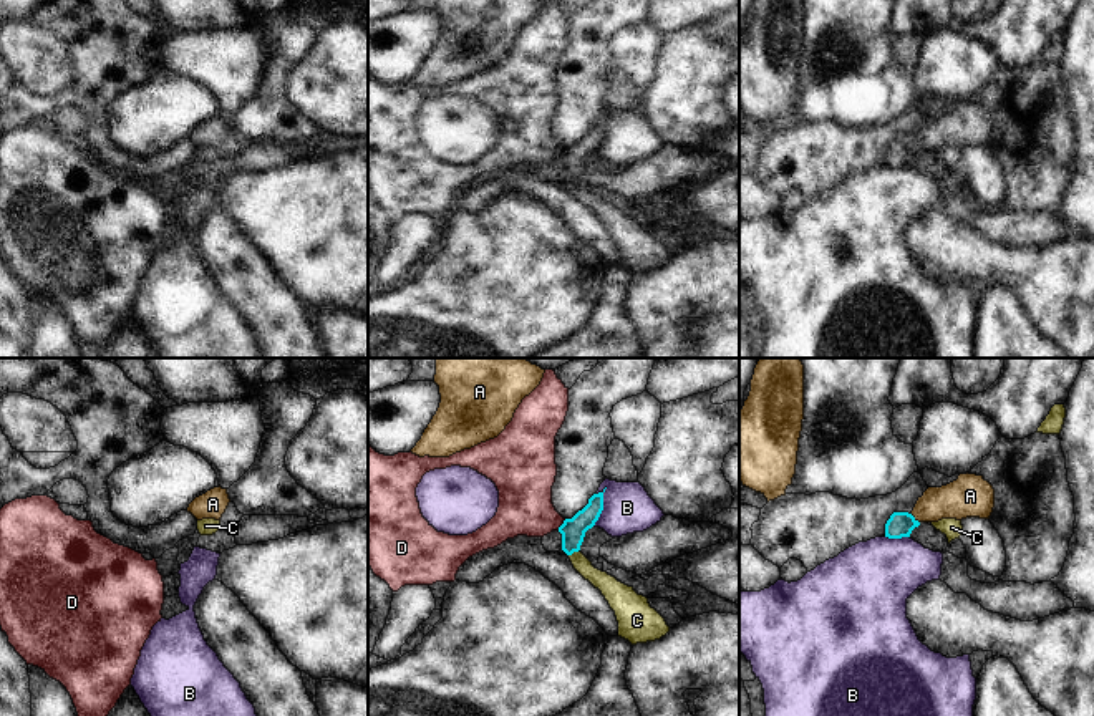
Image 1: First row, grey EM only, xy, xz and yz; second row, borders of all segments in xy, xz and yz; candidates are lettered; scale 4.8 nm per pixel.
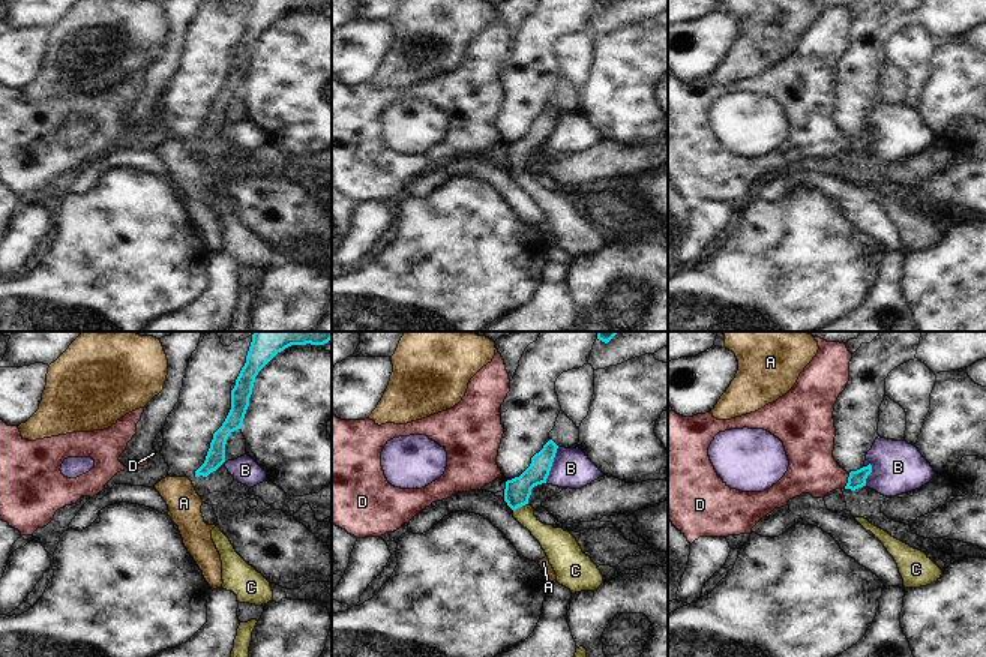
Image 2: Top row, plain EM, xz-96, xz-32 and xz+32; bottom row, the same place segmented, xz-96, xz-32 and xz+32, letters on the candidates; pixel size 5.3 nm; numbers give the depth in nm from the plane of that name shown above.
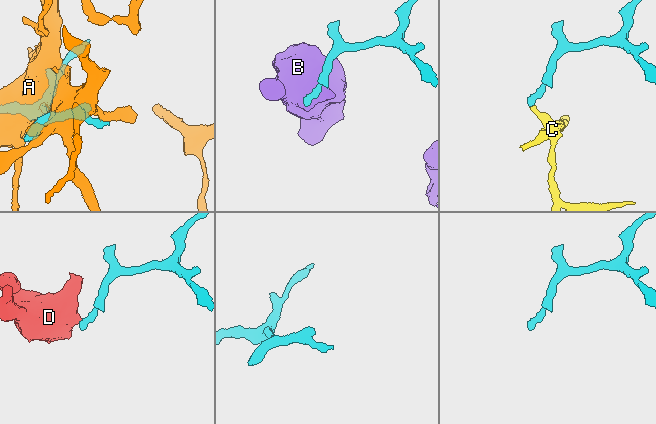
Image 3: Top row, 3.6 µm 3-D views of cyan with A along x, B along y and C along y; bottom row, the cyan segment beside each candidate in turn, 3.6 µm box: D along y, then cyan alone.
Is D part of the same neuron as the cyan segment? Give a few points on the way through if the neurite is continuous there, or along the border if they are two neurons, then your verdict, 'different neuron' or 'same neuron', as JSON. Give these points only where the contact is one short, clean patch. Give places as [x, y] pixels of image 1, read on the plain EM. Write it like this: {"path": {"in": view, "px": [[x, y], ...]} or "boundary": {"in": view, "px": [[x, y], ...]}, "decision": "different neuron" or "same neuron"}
{"boundary": {"in": "xz", "px": [[566, 148], [557, 158]]}, "decision": "different neuron"}

